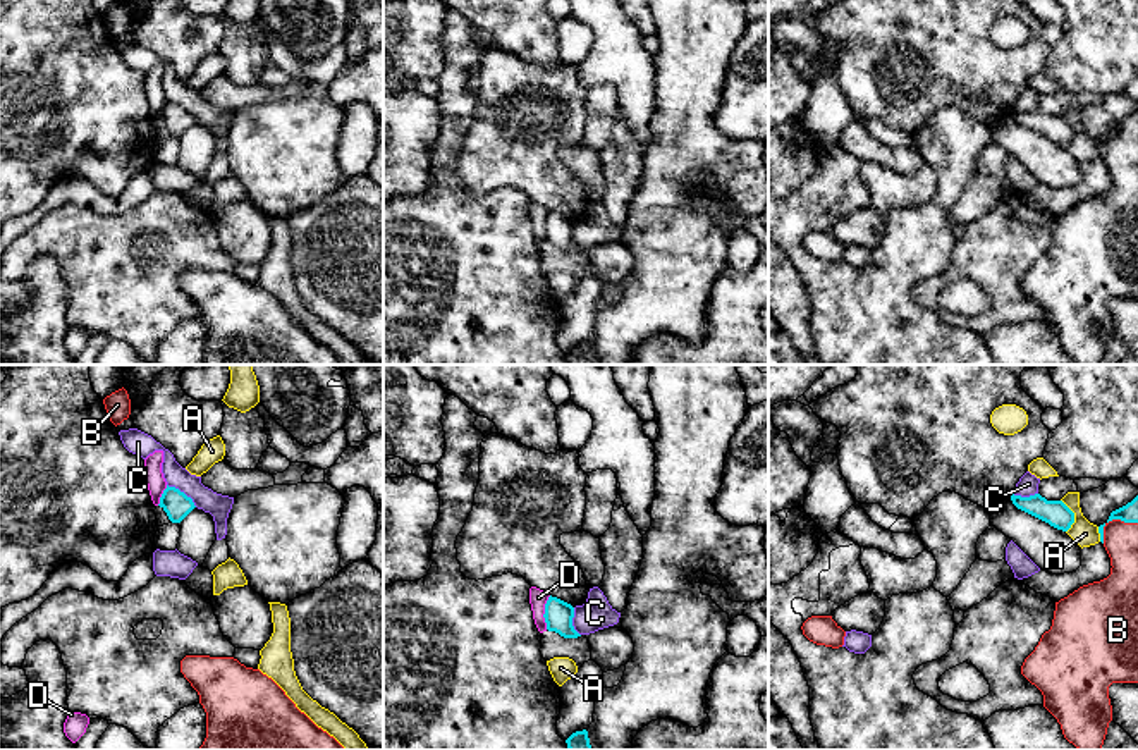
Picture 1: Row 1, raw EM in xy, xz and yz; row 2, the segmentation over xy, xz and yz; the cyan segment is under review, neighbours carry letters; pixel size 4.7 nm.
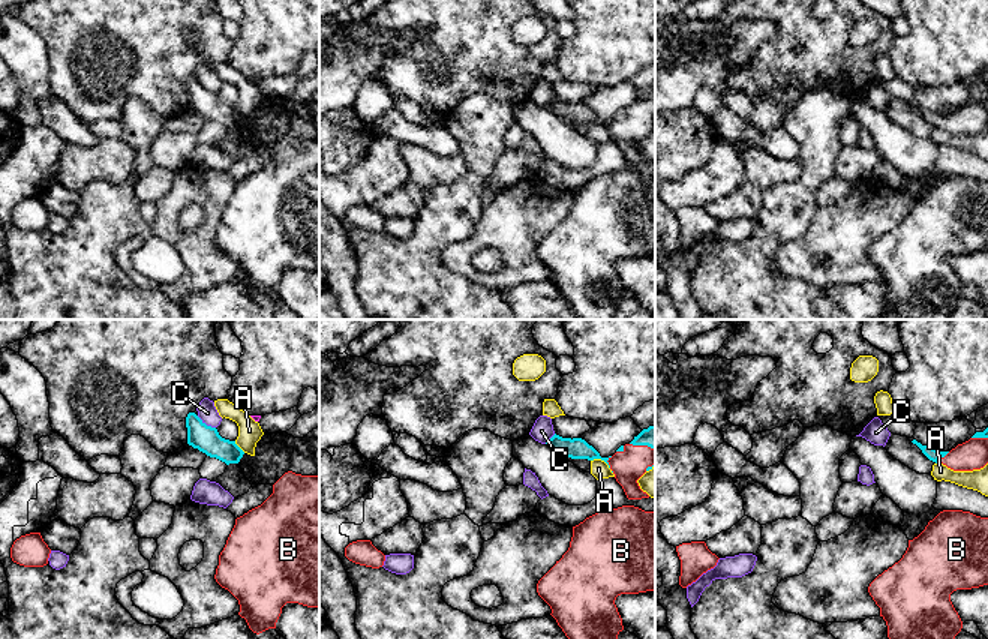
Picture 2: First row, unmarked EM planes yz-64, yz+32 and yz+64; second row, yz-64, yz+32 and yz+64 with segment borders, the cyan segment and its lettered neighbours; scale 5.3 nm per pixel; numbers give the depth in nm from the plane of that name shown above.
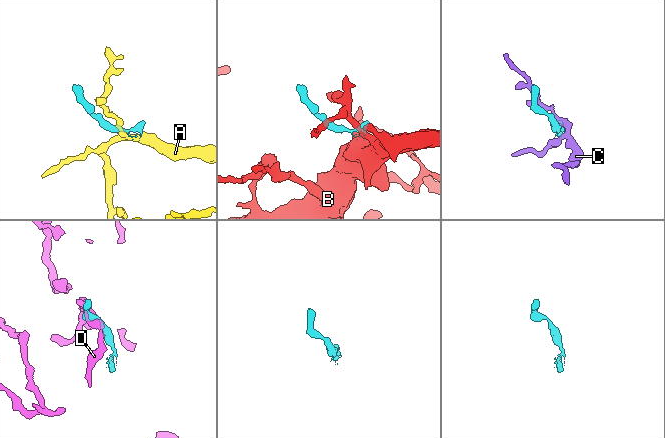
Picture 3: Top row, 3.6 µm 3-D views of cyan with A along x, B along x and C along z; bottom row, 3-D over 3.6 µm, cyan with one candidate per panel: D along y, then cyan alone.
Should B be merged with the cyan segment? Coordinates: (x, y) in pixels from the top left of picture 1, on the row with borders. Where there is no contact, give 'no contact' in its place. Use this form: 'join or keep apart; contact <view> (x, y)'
join; contact yz (1113, 518)

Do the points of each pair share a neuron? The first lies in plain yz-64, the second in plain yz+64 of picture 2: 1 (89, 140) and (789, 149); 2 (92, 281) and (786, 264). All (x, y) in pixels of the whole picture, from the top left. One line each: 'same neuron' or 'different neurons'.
1: same neuron
2: different neurons

